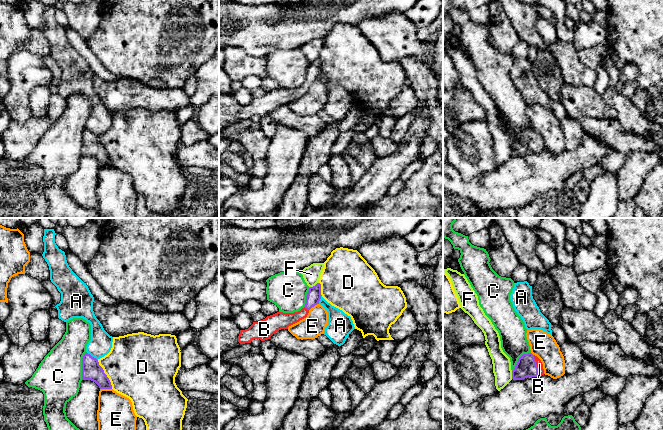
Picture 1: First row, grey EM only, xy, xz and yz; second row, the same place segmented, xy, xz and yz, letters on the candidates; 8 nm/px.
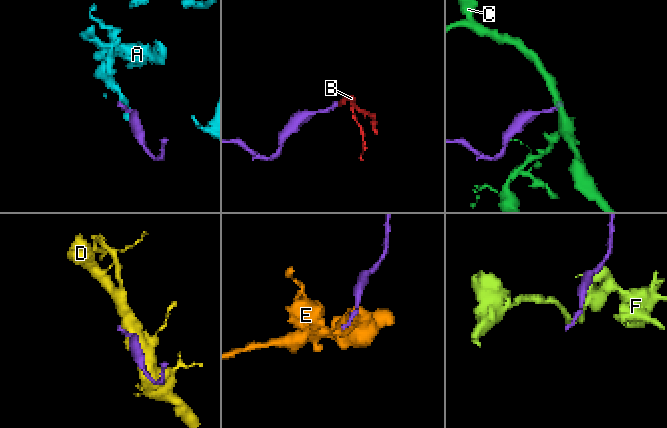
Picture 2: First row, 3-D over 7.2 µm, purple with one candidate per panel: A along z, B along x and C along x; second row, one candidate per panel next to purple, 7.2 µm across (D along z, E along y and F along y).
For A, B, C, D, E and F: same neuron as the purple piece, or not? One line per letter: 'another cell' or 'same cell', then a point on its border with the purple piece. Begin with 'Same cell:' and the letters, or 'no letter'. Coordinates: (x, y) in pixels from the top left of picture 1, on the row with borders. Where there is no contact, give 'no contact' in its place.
Same cell: B
A: another cell | xy (91, 356)
B: same cell | yz (536, 366)
C: another cell | xy (82, 366)
D: another cell | xy (105, 374)
E: another cell | xy (106, 388)
F: another cell | xz (315, 285)

